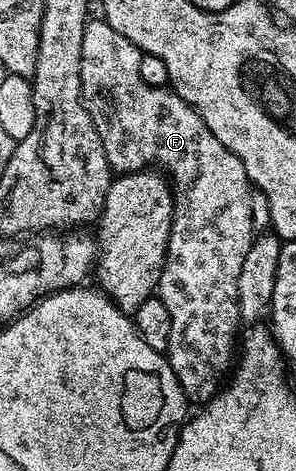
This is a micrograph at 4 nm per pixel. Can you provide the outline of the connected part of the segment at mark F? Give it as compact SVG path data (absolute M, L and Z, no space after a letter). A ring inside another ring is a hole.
M99 17L88 22L85 37L81 37L81 93L85 109L89 117L93 117L97 137L101 137L101 145L105 145L105 157L112 172L158 168L170 182L175 196L175 216L157 288L157 298L165 301L171 318L165 354L188 401L205 404L219 394L233 367L231 346L234 343L236 346L235 329L241 325L237 279L241 277L241 265L245 265L245 257L257 235L251 208L251 179L245 173L245 165L209 133L209 125L201 121L180 95L166 86L150 87L141 79L141 52L137 45L121 37L117 29Z

